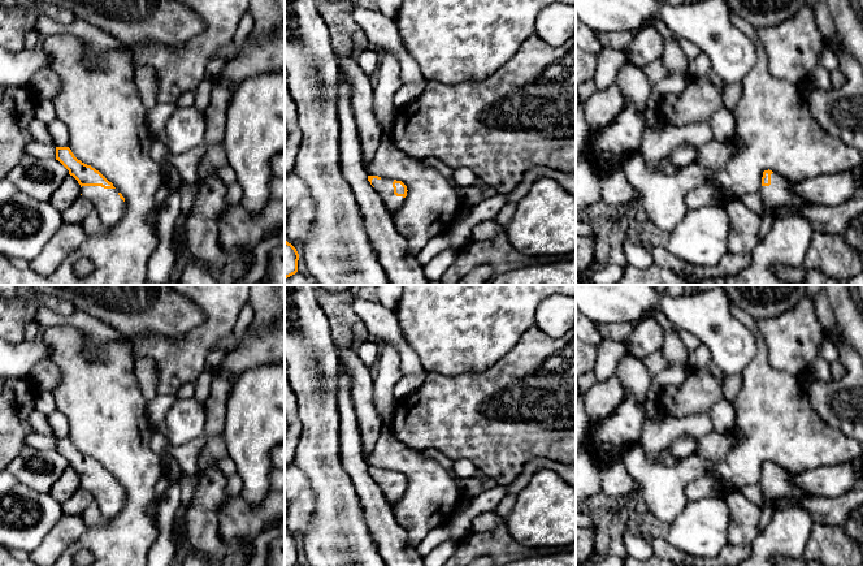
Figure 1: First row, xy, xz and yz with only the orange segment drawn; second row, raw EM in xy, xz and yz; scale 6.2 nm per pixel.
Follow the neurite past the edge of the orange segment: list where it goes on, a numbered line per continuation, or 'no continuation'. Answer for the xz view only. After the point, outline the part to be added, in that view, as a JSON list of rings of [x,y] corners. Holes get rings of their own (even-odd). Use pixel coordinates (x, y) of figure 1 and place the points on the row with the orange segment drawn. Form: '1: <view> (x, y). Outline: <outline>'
1: xz (384, 186). Outline: [[[391,178],[372,180],[372,185],[374,186],[374,190],[381,196],[382,202],[385,203],[387,209],[391,212],[391,215],[395,213],[404,202],[403,196],[396,196],[394,194],[393,182],[394,180]]]

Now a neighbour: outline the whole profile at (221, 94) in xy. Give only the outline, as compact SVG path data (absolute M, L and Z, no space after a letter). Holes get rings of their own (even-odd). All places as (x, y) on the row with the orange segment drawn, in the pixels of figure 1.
M220 75L214 79L211 101L204 112L207 126L204 147L224 142L226 113L233 94L234 91L227 78Z

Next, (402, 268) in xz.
M341 73L338 85L339 164L359 204L370 243L390 285L429 285L422 265L408 251L407 239L396 230L393 215L368 181L361 143L351 107L352 86Z

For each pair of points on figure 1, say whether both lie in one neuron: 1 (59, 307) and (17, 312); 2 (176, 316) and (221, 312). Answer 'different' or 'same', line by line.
1: same
2: different

